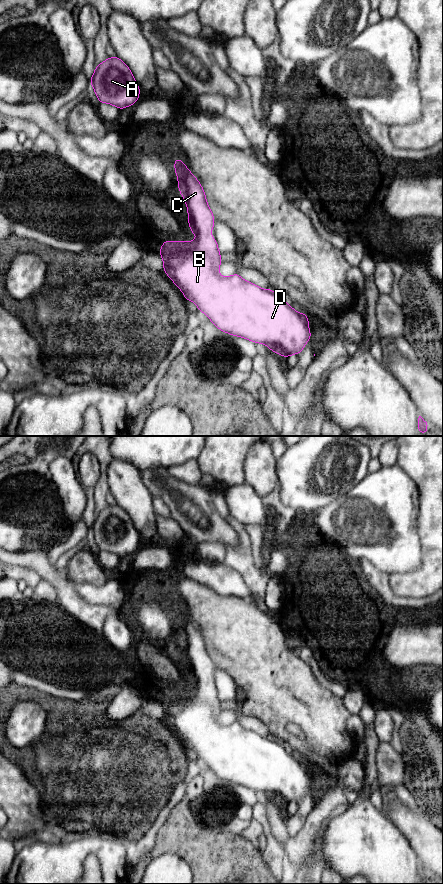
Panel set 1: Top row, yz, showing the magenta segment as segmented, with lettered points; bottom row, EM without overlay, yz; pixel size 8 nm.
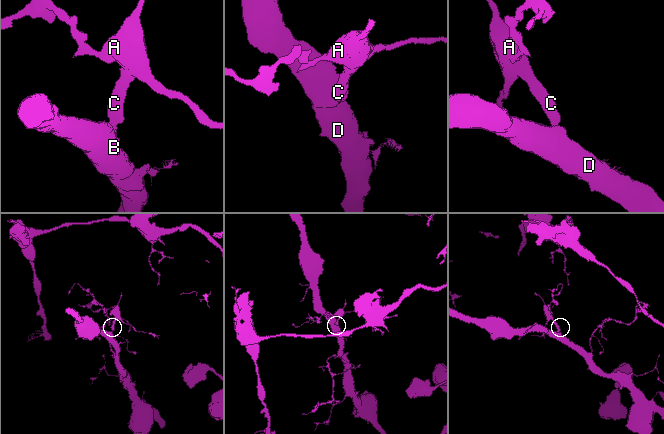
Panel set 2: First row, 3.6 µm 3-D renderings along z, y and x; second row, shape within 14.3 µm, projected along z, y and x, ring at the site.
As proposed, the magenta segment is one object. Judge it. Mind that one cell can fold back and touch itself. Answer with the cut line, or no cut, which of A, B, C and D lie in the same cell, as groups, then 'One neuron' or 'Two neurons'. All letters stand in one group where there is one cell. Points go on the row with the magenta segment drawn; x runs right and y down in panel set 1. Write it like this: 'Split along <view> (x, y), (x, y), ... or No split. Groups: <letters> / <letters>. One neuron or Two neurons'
No split. Groups: A B C D. One neuron

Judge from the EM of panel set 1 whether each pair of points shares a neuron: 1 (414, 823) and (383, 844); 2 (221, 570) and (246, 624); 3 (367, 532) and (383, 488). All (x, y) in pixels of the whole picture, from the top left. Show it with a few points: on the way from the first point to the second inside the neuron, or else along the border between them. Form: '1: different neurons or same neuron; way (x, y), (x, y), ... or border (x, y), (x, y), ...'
1: different neurons; border (387, 817), (401, 832), (414, 851)
2: different neurons; border (211, 588), (218, 592), (239, 596), (248, 600)
3: same neuron; way (373, 521), (383, 508), (383, 499)

